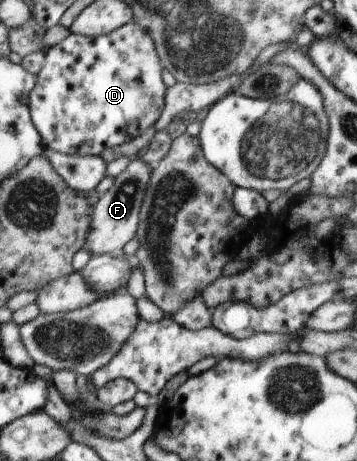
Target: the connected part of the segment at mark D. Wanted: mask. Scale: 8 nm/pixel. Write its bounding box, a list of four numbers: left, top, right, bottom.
[28,21,167,156]

